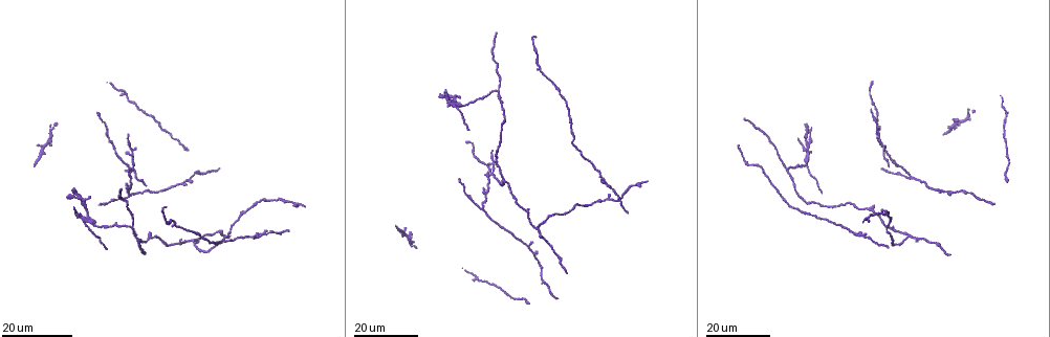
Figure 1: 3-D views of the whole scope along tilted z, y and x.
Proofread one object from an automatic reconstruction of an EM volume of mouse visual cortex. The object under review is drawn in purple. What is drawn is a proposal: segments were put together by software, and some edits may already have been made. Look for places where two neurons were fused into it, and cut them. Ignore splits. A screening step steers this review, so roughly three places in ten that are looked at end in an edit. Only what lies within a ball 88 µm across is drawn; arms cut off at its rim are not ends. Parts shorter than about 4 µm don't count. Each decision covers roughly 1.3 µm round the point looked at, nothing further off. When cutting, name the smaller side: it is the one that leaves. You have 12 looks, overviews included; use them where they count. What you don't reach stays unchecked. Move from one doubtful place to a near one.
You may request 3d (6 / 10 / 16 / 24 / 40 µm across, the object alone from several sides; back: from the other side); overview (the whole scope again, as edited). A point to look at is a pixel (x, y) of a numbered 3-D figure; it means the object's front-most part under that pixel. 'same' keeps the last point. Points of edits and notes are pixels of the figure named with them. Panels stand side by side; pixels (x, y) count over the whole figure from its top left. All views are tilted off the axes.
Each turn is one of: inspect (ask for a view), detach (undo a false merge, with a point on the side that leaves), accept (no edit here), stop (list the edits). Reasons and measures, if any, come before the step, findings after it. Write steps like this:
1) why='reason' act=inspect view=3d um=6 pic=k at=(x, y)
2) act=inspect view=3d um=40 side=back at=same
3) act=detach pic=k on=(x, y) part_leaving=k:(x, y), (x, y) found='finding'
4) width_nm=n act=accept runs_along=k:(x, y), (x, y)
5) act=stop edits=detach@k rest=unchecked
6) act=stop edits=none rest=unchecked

why='three arms meet' act=inspect view=3d um=16 pic=1 at=(131, 193)

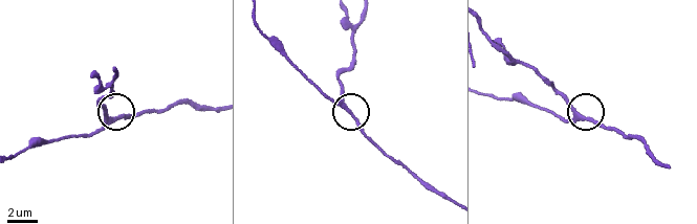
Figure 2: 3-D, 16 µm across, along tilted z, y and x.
act=inspect view=3d um=10 pic=2 at=(109, 120)

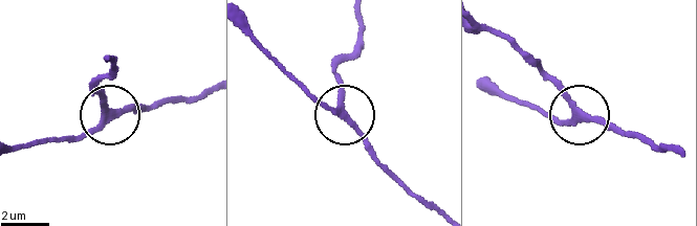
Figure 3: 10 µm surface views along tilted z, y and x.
arms=3 act=accept runs_along=3:(361, 16), (356, 46), (338, 73), (343, 113), (299, 82) found='continuous, no second neuron'

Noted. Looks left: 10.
why='three arms meet' act=inspect view=3d um=24 pic=1 at=(537, 230)

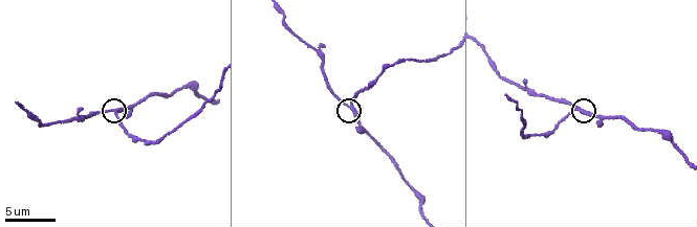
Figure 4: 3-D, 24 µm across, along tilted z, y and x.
why='closer look' act=inspect view=3d um=10 pic=4 at=(353, 108)

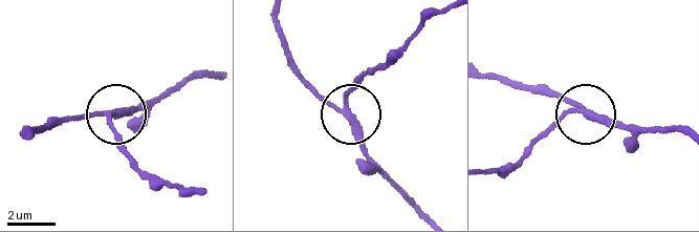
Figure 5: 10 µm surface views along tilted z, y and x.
act=inspect view=3d um=6 pic=5 at=(347, 110)

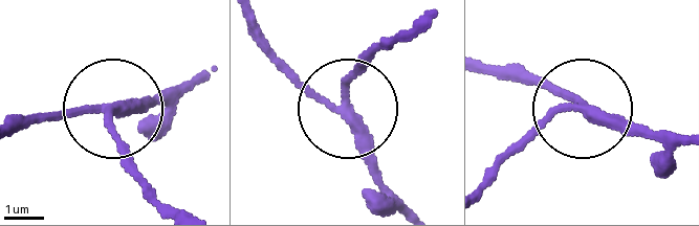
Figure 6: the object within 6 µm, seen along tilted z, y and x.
arms=3 act=accept runs_along=6:(254, 32), (340, 106), (395, 191) found='all the same neuron'

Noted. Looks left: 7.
why='branch point' act=inspect view=3d um=16 pic=1 at=(884, 211)

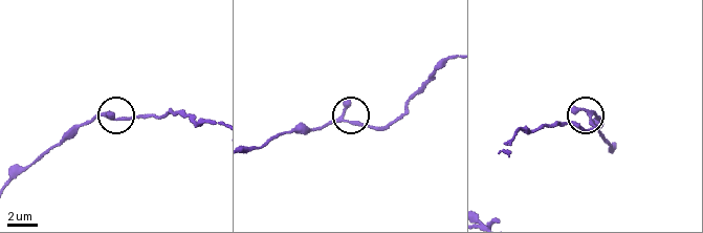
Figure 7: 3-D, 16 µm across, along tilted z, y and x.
act=inspect view=3d um=10 pic=7 at=(586, 111)

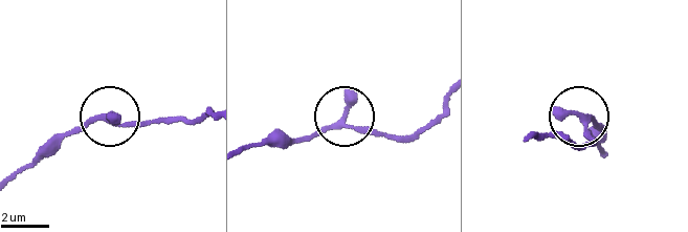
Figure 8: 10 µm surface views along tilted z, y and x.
width_nm=210 act=accept runs_along=8:(14, 178), (67, 136), (103, 119), (185, 120) found='one neuron here'

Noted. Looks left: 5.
why='arms part here' act=inspect view=3d um=24 pic=1 at=(609, 185)

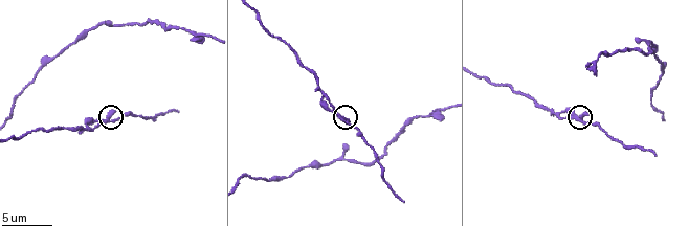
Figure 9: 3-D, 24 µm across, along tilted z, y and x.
why='zoom in' act=inspect view=3d um=10 pic=9 at=(581, 119)

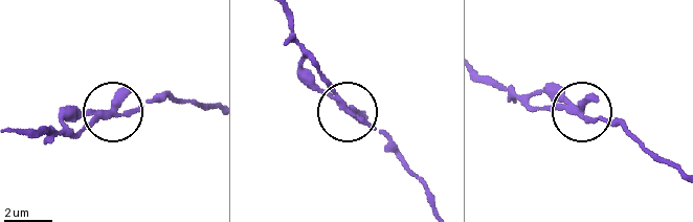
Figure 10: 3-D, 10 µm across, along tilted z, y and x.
side_arm_um=11 act=accept found='all the same neuron'

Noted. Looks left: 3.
why='three arms meet' act=inspect view=3d um=24 pic=1 at=(504, 180)

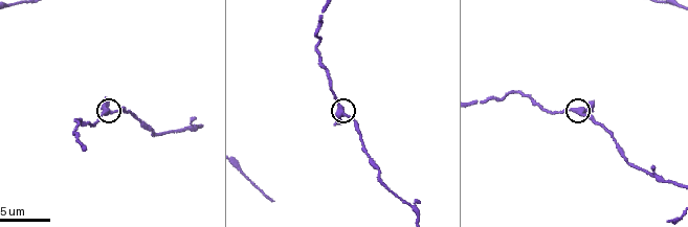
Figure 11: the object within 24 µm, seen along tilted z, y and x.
act=inspect view=3d um=10 pic=11 at=(111, 110)

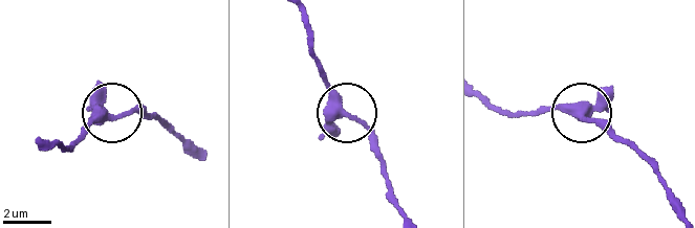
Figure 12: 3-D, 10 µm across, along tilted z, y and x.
arms=3 act=accept found='continuous, no second neuron'

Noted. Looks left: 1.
act=stop edits=none rest=unchecked

